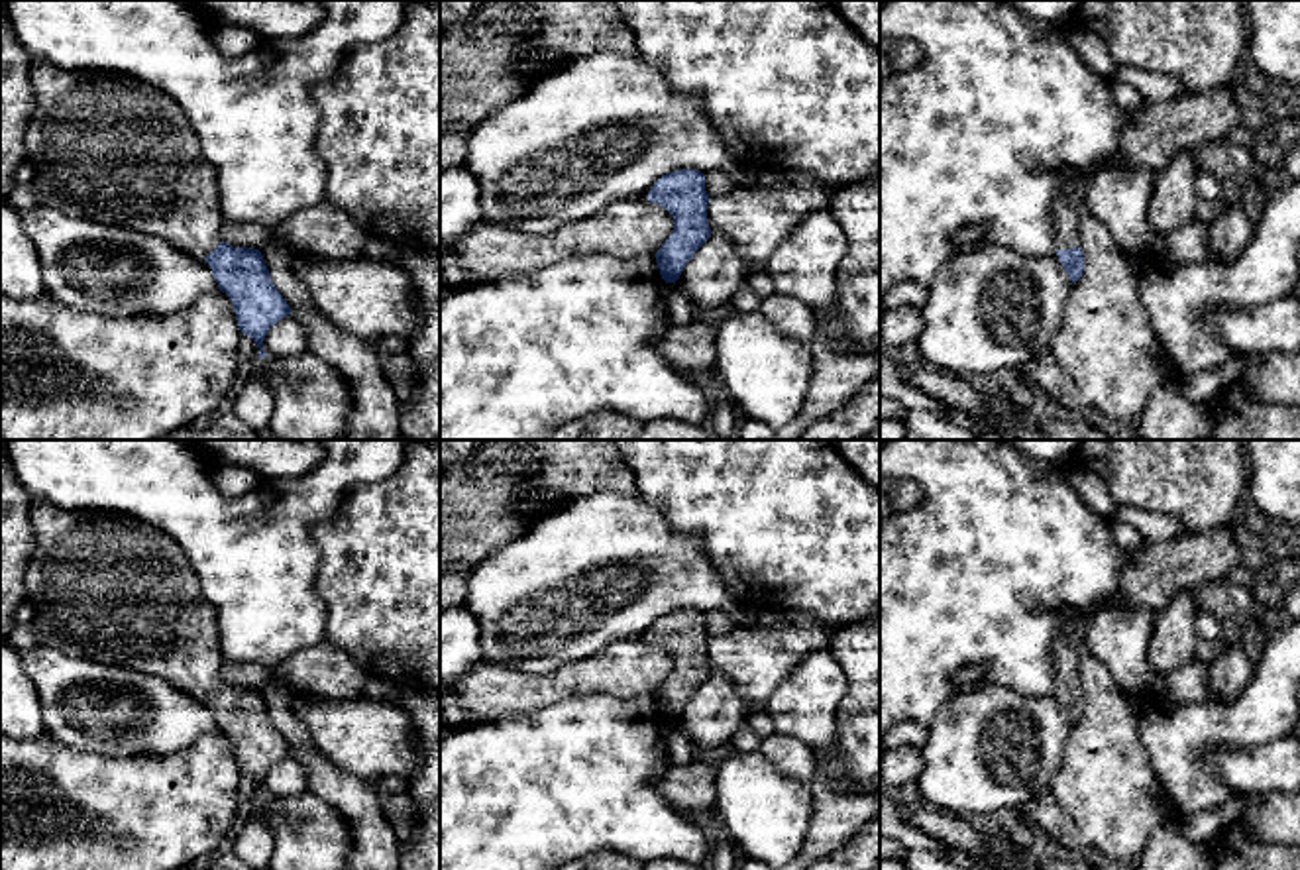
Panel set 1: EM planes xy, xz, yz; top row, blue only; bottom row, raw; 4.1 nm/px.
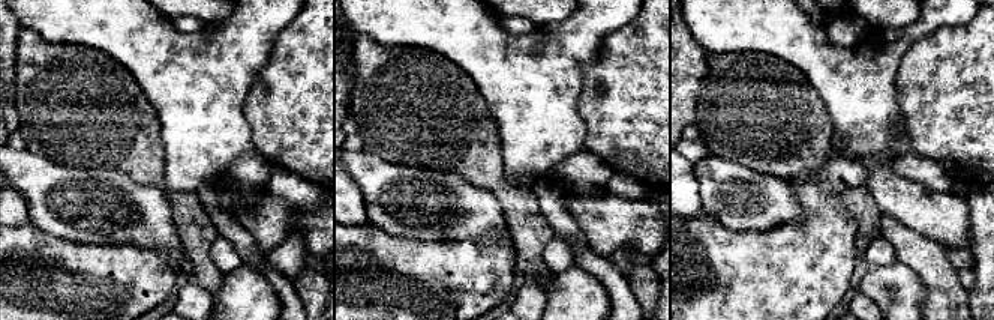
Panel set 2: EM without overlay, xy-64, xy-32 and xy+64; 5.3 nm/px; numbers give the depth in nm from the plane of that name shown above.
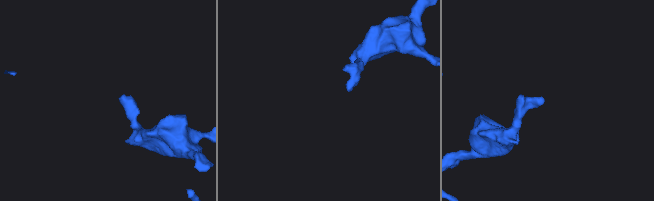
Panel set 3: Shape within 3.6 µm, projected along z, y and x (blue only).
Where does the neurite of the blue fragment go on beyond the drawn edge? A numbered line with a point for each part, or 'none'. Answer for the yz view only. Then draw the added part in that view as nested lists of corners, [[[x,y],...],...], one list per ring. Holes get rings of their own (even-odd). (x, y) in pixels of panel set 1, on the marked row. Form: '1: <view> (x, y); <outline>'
1: yz (1149, 140); [[[1231,84],[1186,94],[1174,102],[1147,104],[1135,118],[1121,114],[1121,136],[1115,153],[1094,171],[1068,171],[1053,204],[1056,249],[1078,245],[1078,222],[1088,210],[1088,185],[1104,167],[1163,171],[1180,151],[1219,143],[1237,136],[1241,112]]]

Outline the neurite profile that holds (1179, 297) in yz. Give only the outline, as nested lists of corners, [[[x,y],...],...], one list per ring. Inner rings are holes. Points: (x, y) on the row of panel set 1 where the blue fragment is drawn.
[[[1300,179],[1267,189],[1247,249],[1231,263],[1172,261],[1161,245],[1133,255],[1139,299],[1178,375],[1212,369],[1233,355],[1210,322],[1218,306],[1257,306],[1300,297]]]

